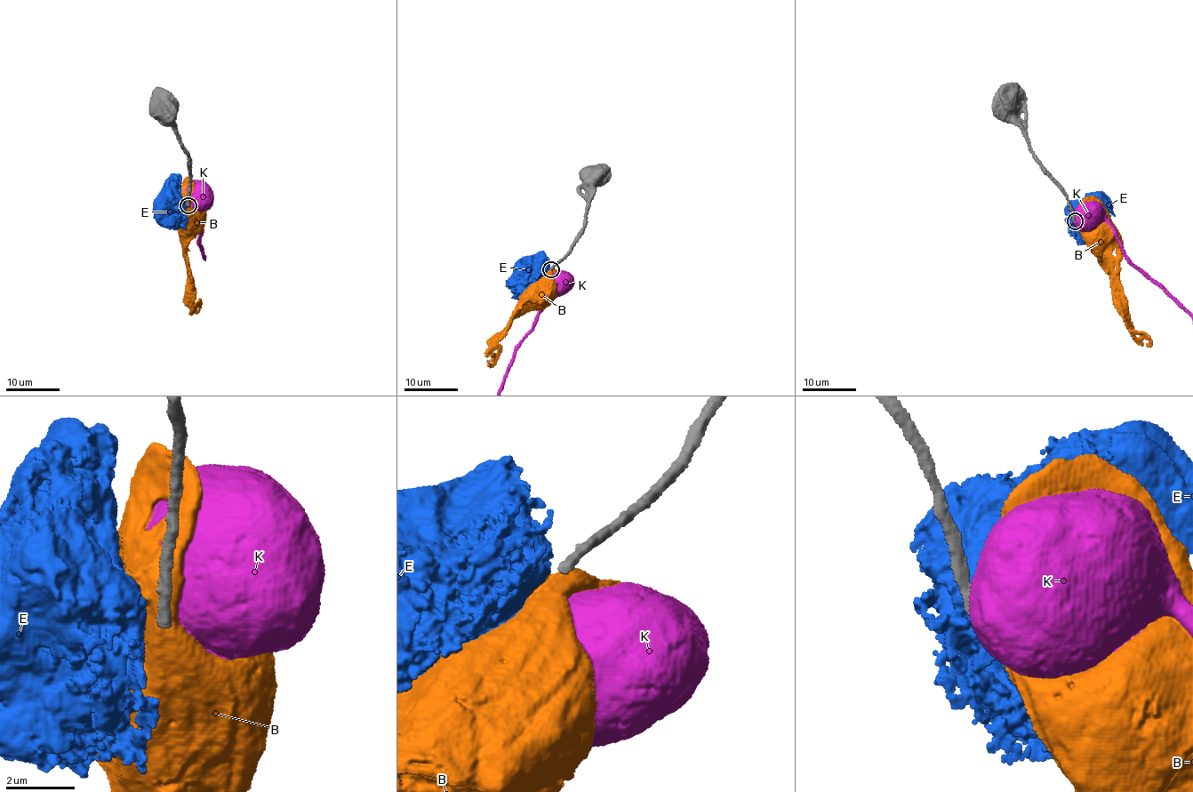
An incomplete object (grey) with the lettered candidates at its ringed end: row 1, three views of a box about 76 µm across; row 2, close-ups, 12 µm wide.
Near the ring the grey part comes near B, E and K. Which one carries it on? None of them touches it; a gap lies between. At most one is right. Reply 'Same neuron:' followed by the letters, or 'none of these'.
Same neuron: none of these

